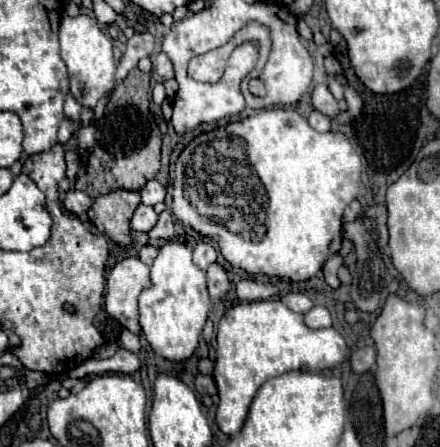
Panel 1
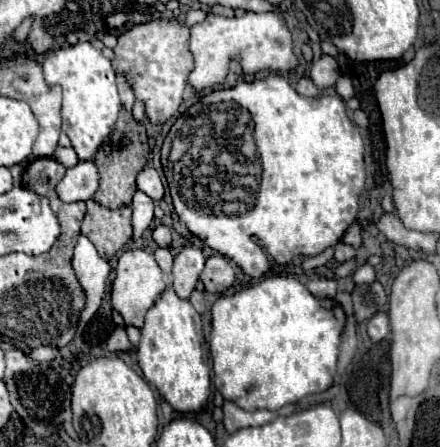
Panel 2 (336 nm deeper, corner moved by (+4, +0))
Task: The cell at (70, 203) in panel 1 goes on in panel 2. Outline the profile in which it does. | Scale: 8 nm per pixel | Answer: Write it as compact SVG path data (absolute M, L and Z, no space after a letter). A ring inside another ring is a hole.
M80 161L78 165L66 169L66 175L58 181L56 193L60 201L88 201L98 189L98 169L94 161Z

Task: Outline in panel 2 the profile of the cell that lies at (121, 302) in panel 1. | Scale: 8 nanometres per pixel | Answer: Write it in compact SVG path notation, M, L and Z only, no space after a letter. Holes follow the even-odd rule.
M128 249L118 259L116 279L112 283L112 307L122 315L126 325L134 325L140 329L144 325L146 311L154 305L156 297L162 295L166 287L168 287L168 281L162 269L158 267L154 255L144 249Z

